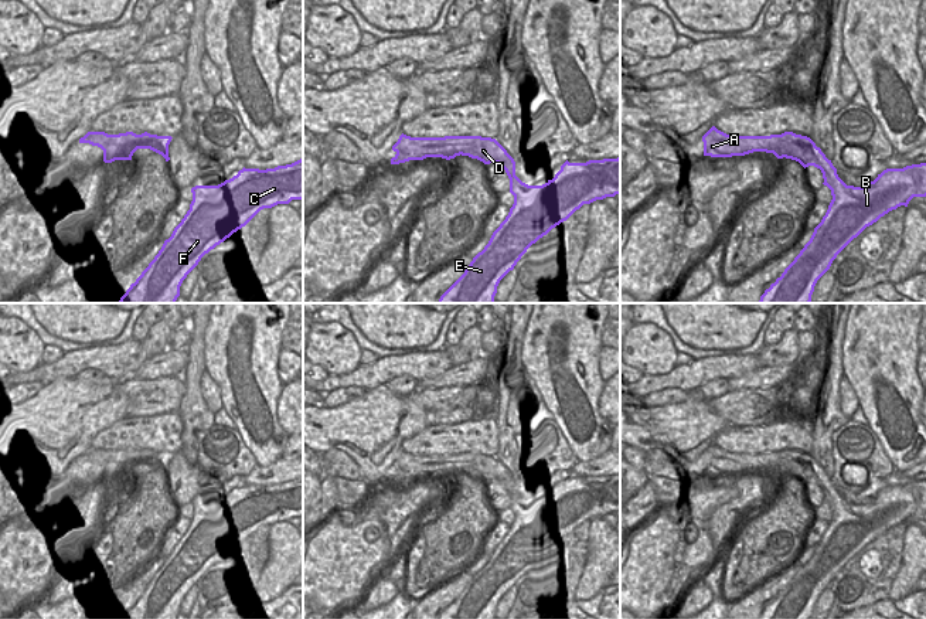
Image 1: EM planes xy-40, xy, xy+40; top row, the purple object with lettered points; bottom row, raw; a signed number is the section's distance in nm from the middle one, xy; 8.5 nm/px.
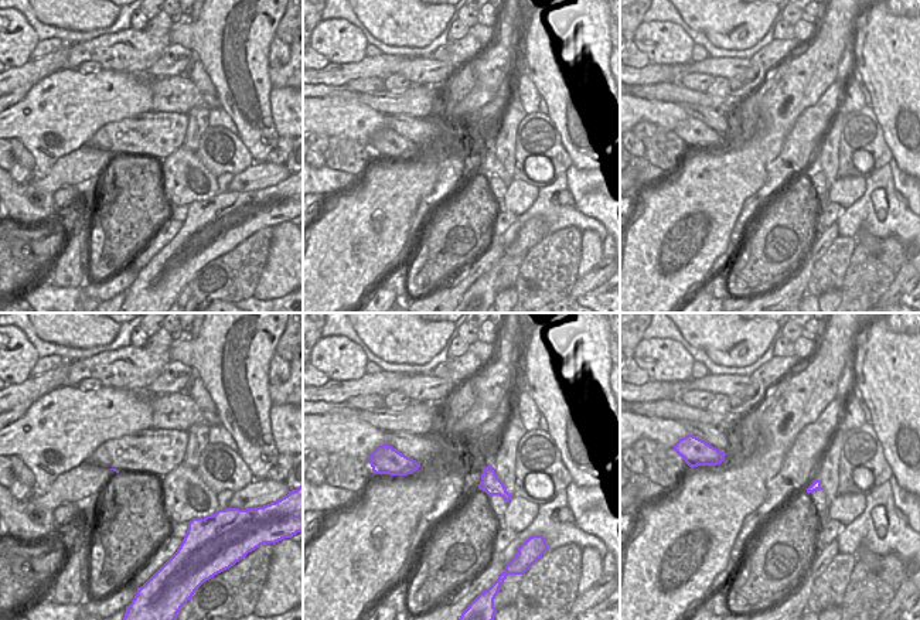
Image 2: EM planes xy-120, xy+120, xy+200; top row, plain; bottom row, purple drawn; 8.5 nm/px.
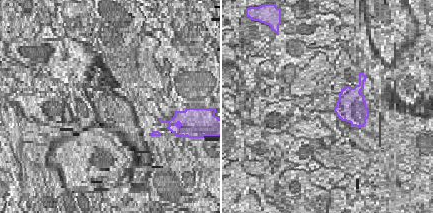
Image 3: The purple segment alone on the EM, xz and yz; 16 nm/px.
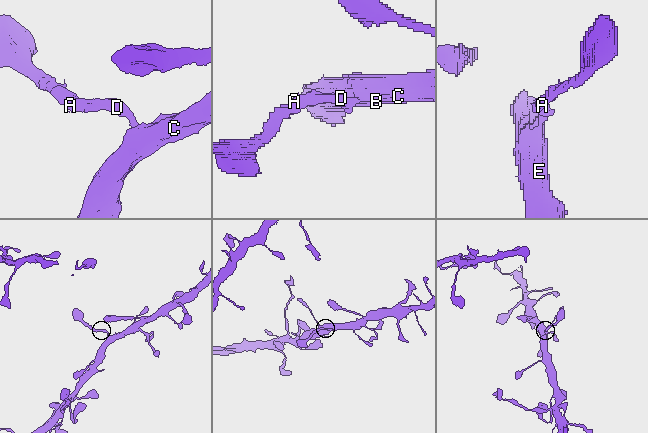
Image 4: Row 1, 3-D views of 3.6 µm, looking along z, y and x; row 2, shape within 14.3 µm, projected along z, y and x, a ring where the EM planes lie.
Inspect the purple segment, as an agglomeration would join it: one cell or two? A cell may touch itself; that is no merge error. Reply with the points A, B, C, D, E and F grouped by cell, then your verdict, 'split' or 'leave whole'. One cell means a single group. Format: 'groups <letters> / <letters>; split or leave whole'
groups A B C D E F; leave whole

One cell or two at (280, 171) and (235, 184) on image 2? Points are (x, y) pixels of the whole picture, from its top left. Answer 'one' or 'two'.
one

